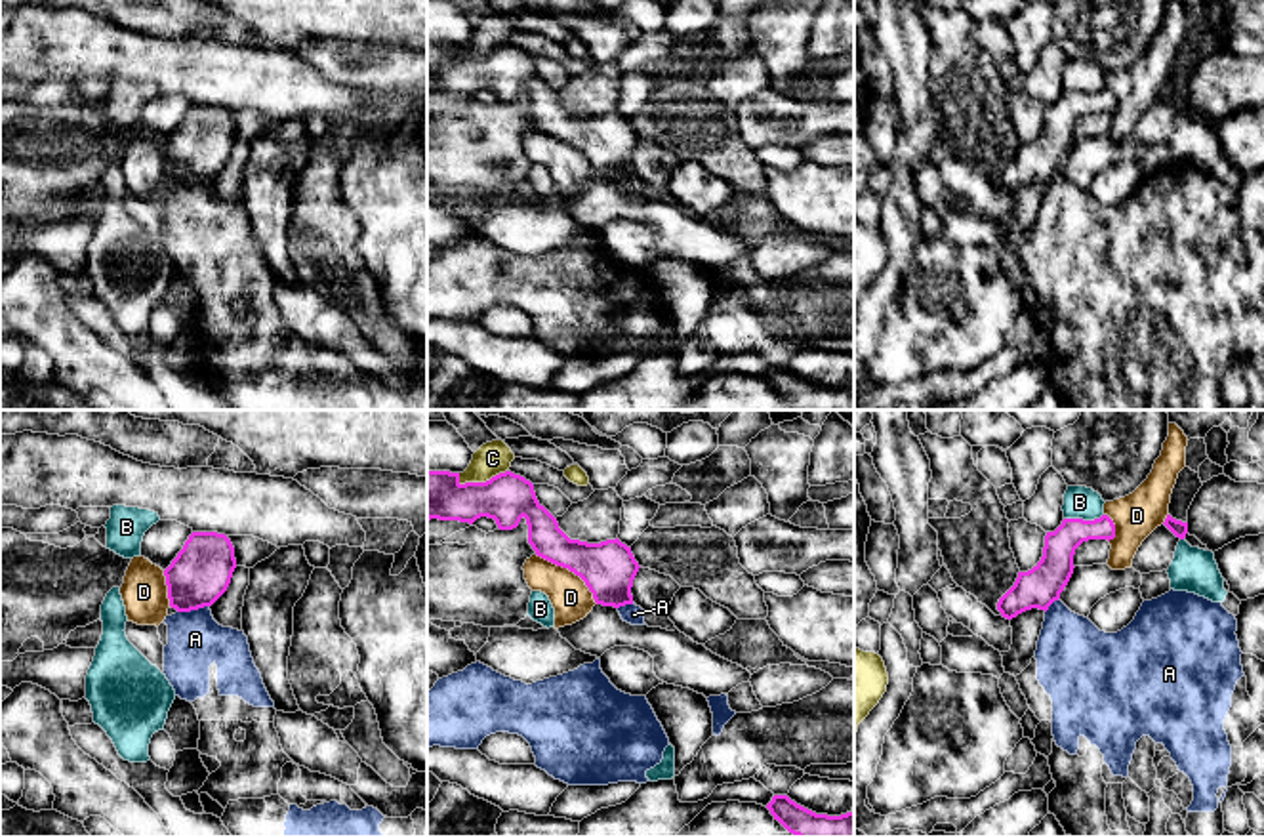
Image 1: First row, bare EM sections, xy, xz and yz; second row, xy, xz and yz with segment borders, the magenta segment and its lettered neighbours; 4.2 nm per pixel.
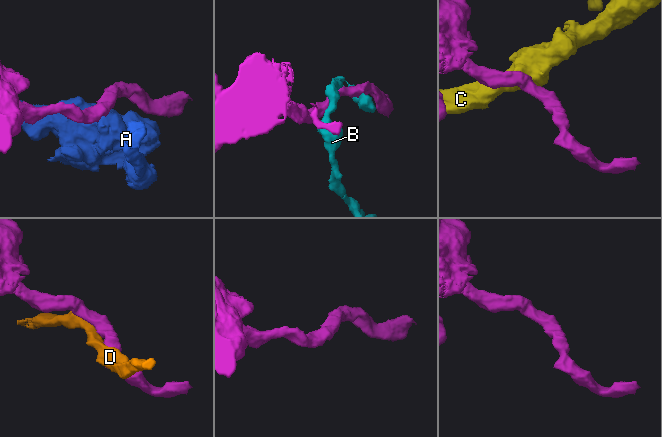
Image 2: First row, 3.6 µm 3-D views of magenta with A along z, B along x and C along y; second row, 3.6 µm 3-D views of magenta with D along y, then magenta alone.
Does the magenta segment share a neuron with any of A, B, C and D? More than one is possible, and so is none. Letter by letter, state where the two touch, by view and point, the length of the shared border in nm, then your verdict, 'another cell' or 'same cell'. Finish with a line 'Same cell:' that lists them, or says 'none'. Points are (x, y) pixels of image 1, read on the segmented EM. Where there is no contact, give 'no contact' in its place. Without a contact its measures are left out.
A: xy (193, 609) | 140 nm | another cell
B: yz (1081, 519) | 170 nm | another cell
C: xz (483, 483) | 220 nm | another cell
D: xz (570, 571) | 340 nm | another cell
Same cell: none

